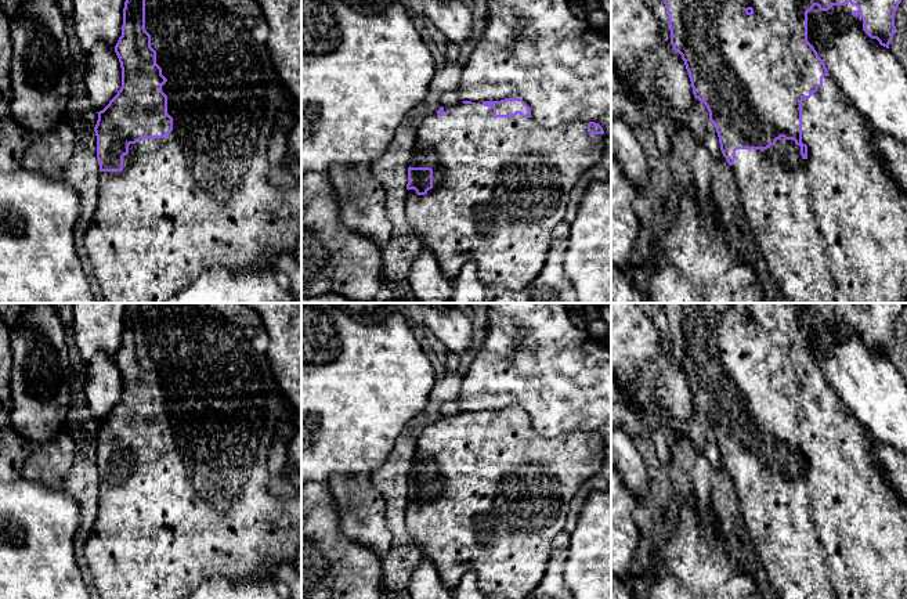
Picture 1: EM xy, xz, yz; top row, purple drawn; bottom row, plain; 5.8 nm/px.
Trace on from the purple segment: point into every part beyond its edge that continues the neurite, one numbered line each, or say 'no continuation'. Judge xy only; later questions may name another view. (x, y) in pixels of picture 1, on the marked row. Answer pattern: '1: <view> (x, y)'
1: xy (199, 197)

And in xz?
1: xz (501, 186)

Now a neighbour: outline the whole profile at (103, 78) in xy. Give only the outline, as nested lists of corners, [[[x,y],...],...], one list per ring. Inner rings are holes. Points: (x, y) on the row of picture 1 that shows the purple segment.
[[[98,43],[86,54],[83,83],[90,105],[97,112],[102,111],[122,87],[122,68],[115,48]]]

